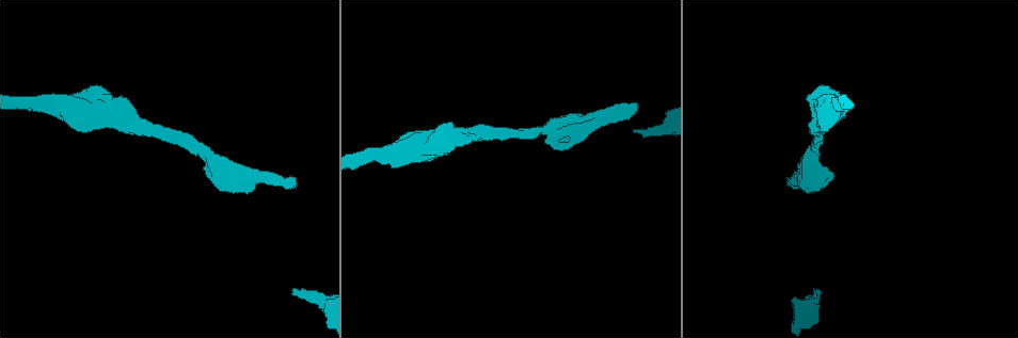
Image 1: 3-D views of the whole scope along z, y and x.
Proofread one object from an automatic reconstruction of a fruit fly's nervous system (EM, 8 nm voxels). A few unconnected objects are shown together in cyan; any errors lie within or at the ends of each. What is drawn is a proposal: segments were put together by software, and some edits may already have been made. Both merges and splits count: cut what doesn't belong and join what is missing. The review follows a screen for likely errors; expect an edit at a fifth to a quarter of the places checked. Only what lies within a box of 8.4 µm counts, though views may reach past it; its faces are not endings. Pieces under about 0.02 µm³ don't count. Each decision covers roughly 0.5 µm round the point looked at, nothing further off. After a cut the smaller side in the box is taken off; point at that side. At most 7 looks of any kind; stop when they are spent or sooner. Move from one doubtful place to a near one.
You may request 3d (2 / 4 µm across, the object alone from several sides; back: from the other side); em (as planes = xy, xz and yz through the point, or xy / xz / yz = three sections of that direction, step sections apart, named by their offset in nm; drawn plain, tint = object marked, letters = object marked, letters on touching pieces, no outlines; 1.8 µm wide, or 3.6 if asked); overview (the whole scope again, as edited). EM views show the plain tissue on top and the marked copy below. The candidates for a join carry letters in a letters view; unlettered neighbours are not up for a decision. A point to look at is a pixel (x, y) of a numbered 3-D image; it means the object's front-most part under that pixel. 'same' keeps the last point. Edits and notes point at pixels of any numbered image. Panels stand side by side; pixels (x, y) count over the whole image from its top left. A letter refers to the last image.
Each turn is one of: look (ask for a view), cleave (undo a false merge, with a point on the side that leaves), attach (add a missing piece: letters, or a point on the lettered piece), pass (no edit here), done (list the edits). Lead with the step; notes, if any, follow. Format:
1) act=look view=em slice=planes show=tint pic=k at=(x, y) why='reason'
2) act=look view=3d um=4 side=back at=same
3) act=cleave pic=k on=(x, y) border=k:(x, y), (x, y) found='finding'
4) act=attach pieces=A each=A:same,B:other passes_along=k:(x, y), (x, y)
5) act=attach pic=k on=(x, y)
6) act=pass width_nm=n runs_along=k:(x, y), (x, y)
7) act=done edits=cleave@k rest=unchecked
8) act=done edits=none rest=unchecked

act=look view=em slice=planes show=letters pic=1 at=(296, 179) why='branch stops here'

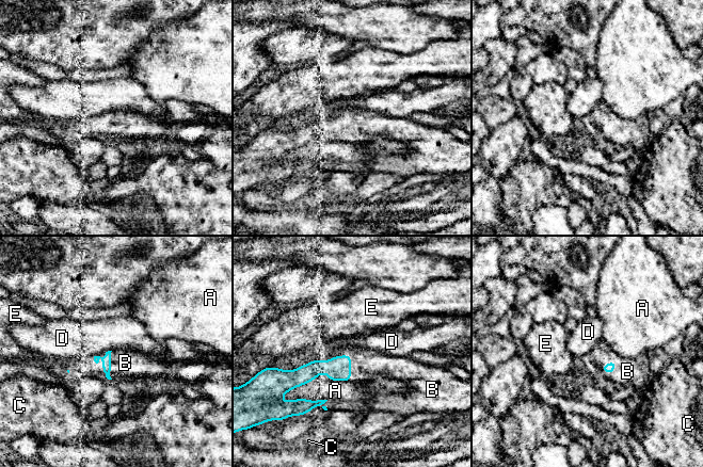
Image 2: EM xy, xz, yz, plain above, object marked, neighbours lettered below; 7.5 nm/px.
act=attach pieces=B each=A:other,B:same,C:other,D:other,E:other found='it goes on there'

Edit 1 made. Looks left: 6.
act=look view=overview

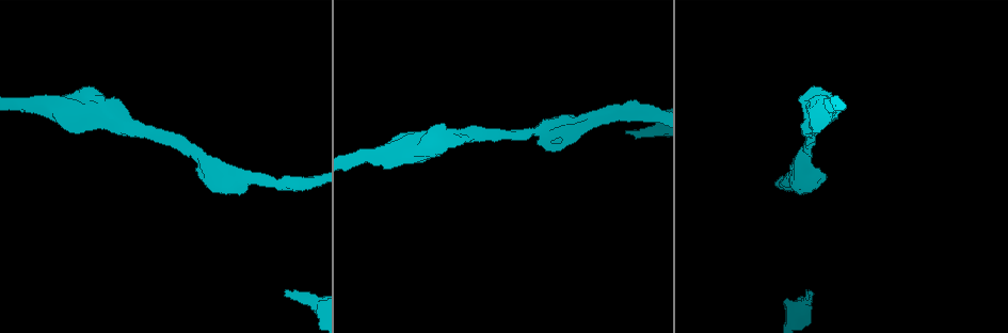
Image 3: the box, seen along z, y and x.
act=look view=3d um=4 pic=3 at=(626, 130)

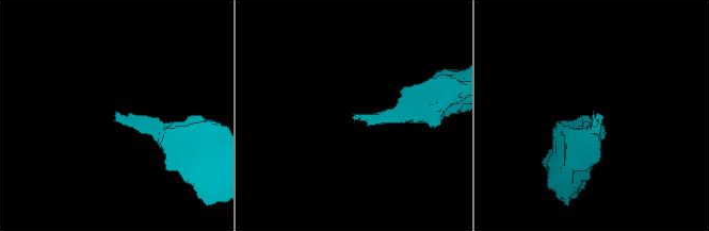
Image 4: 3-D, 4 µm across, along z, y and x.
act=look view=em um=3.6 slice=planes show=letters pic=4 at=(592, 117) why='need the tissue'

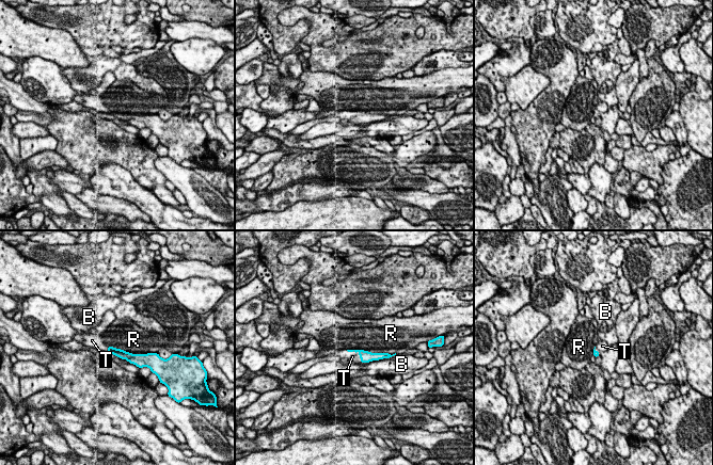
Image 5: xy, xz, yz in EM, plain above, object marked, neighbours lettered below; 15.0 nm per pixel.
act=attach pieces=T longest_contact=R:700nm each=B:other,R:other,T:same passes_along=5:(366, 356), (357, 351), (352, 356) found='it goes on there'

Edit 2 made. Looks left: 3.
act=look view=em slice=yz step=16 show=letters pic=3 at=(796, 166) why='arms part here'

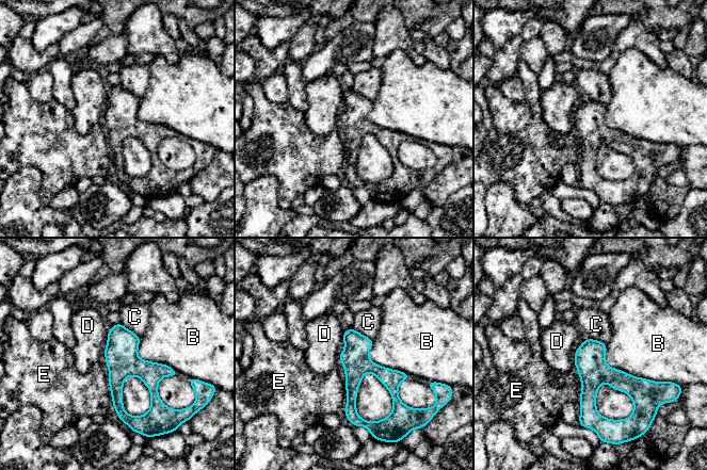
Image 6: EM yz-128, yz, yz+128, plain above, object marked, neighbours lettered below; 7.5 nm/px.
act=pass each=B:other,C:other,D:other,E:other found='one cell here'

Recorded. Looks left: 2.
act=done edits=attach@2,attach@5 rest=unchecked

